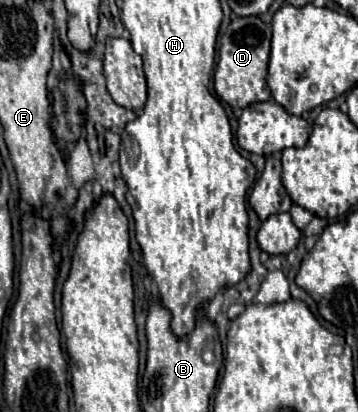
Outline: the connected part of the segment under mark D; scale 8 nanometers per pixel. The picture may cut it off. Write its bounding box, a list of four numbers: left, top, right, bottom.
[213,16,271,108]

